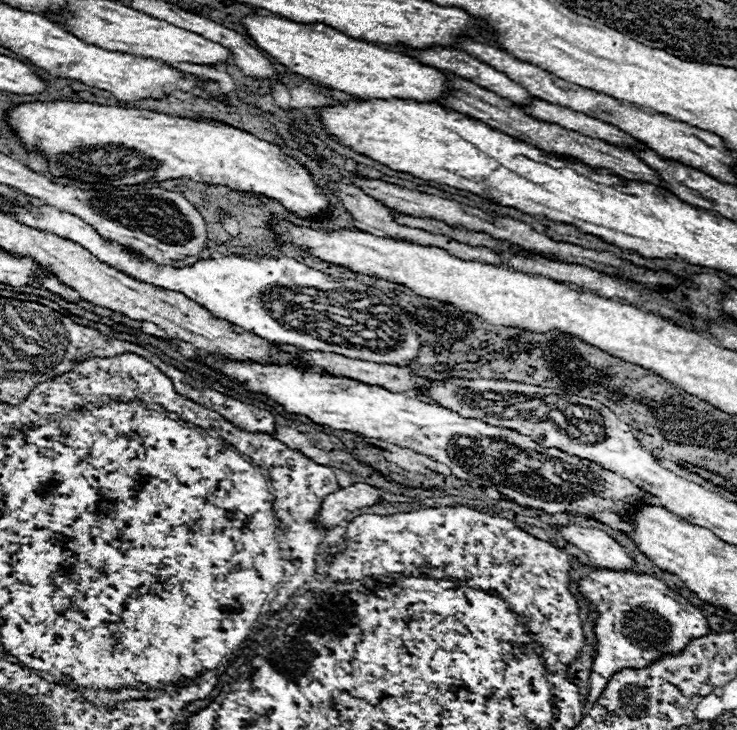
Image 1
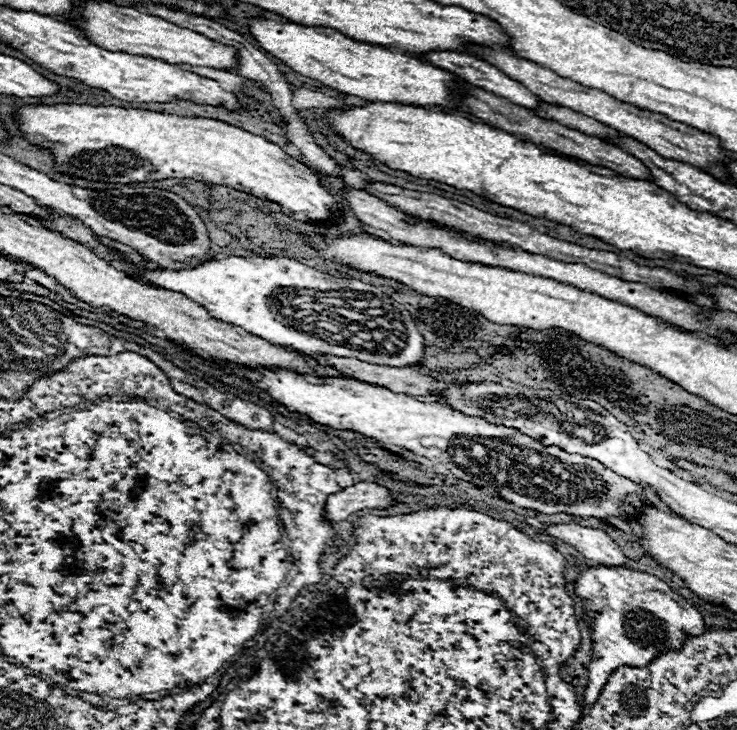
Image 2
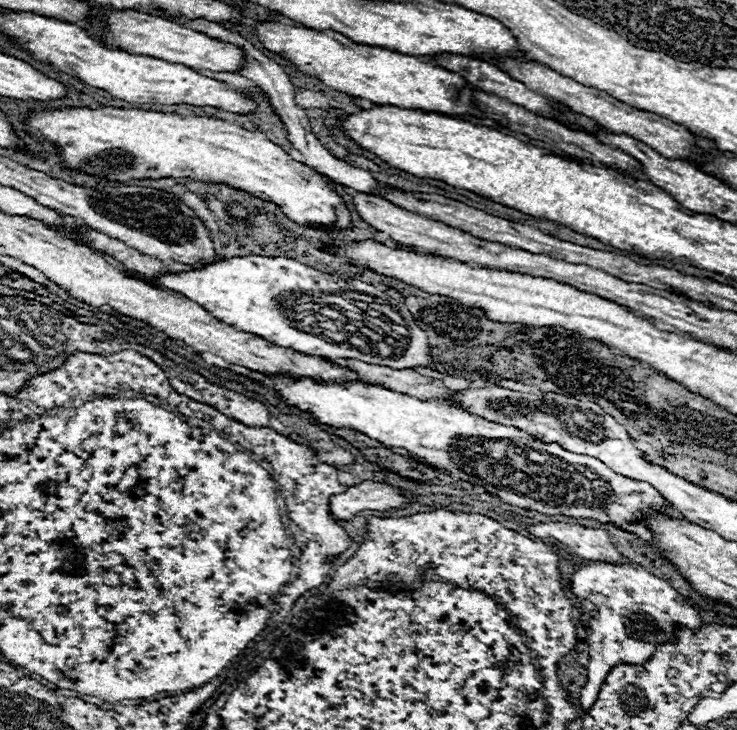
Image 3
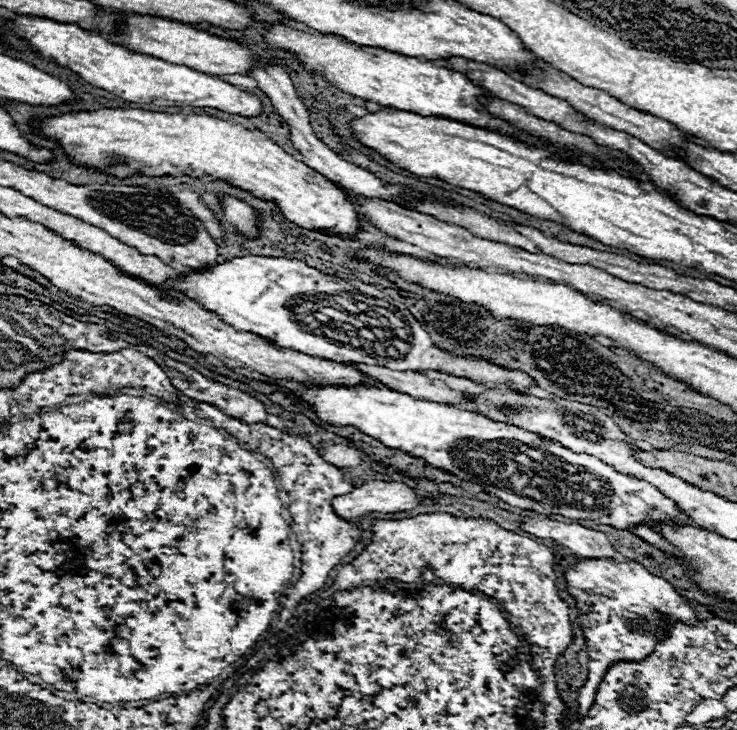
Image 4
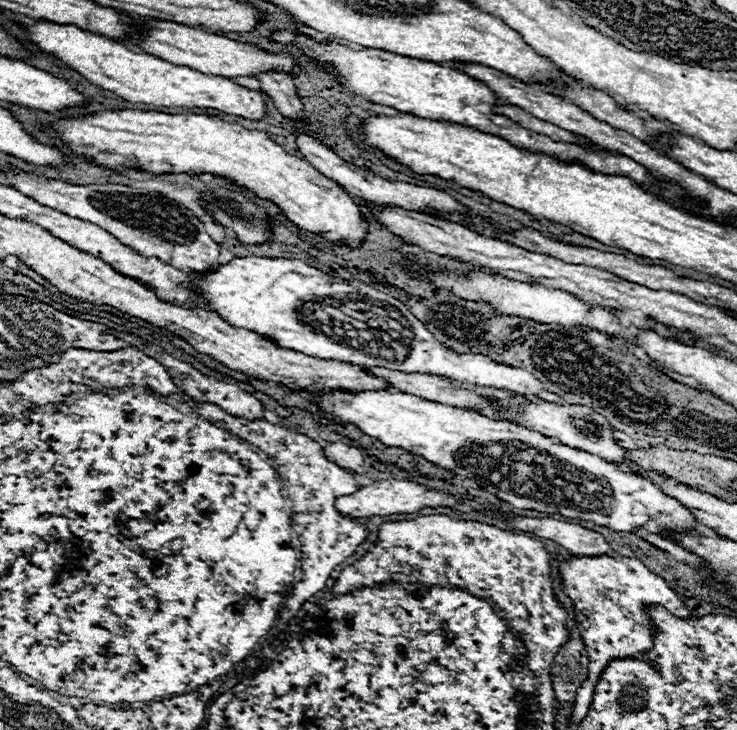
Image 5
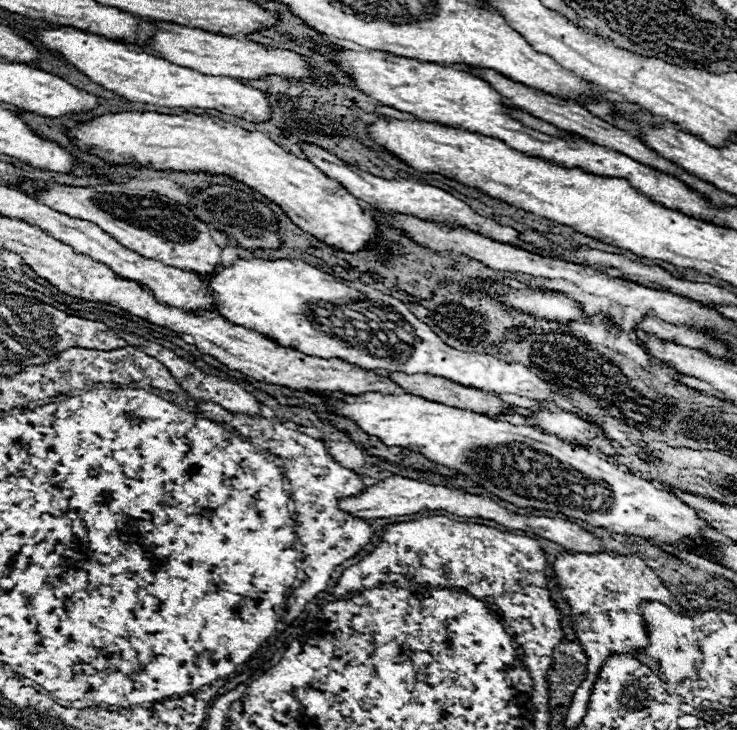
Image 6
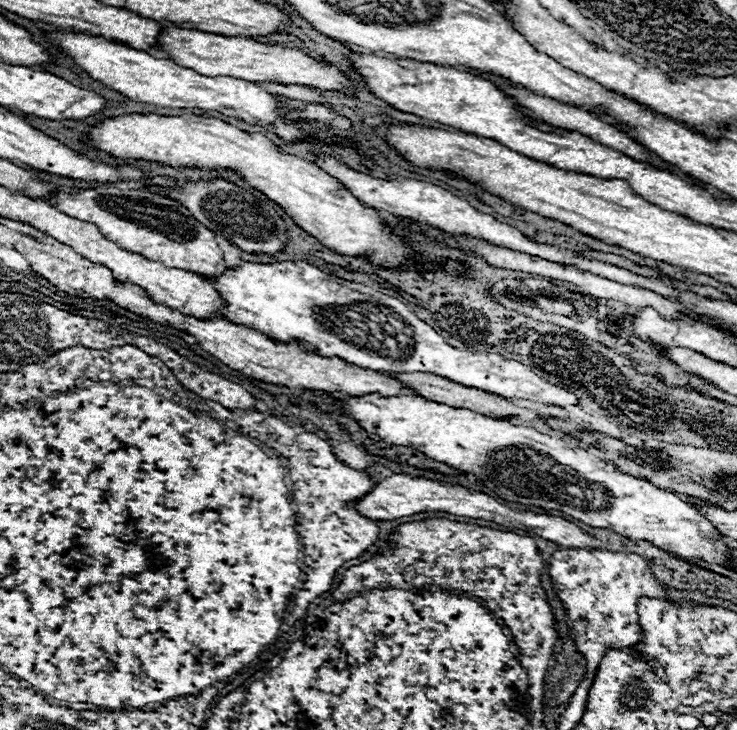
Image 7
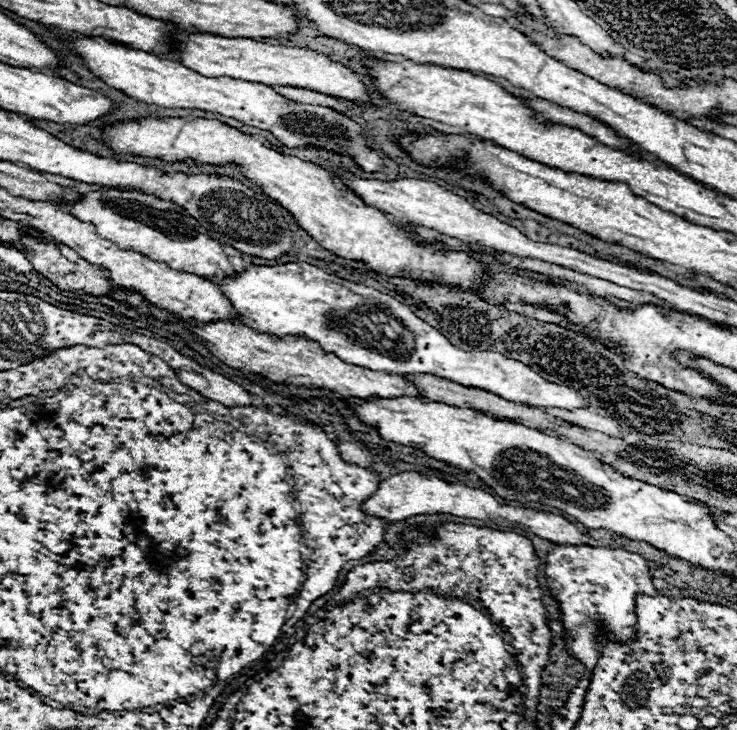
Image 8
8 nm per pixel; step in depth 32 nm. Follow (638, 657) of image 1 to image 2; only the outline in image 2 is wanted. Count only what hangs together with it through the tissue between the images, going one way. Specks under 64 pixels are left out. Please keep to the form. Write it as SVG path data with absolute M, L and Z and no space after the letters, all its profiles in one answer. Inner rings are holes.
M592 566L578 576L576 594L596 604L596 616L592 618L592 662L588 668L584 706L592 706L598 700L602 686L616 668L644 668L662 650L682 648L686 636L706 632L704 616L686 598L676 594L660 578L640 570Z

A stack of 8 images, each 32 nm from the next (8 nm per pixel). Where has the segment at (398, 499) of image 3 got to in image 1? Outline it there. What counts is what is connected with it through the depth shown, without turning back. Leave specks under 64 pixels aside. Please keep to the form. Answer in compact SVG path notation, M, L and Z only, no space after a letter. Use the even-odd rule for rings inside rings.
M354 484L348 488L340 488L338 492L332 492L326 496L322 502L322 508L318 510L318 526L336 526L342 520L348 518L350 512L362 508L362 506L372 506L380 500L378 488L368 486L368 484Z

